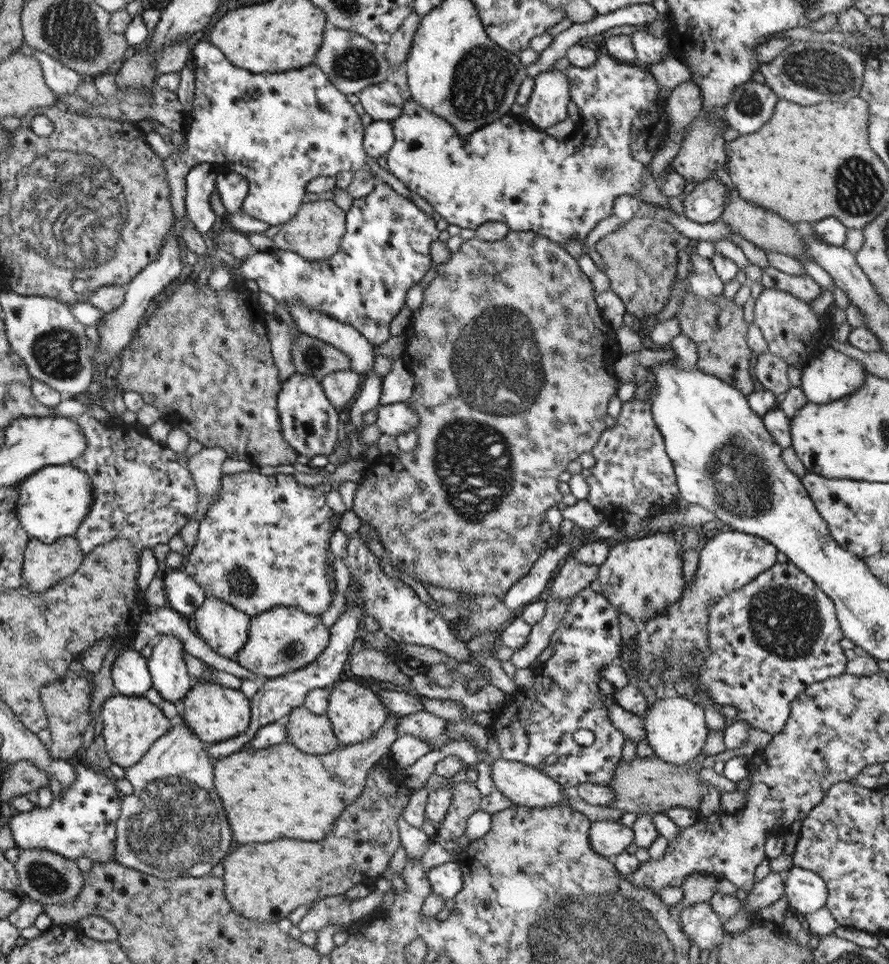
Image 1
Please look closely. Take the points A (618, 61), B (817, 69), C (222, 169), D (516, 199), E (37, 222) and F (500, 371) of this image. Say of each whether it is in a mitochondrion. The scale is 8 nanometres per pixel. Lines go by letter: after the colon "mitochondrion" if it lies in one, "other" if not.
A: other
B: mitochondrion
C: other
D: other
E: mitochondrion
F: mitochondrion

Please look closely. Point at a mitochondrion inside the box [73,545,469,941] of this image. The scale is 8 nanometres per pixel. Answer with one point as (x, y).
(175, 827)

